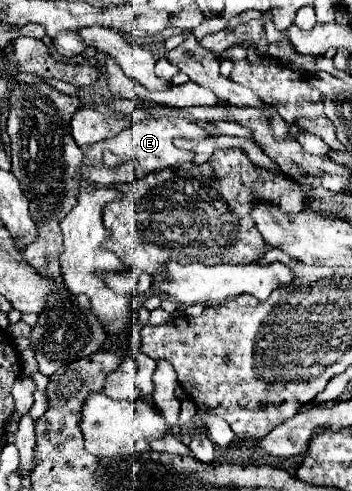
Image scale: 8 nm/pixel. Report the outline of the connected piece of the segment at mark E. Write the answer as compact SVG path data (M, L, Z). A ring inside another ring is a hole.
M176 111L162 113L162 117L156 117L156 119L150 119L150 121L132 123L130 129L124 129L120 135L116 135L112 139L106 139L102 143L94 143L94 145L90 145L86 149L84 161L92 163L90 181L104 183L104 185L110 185L110 183L130 183L130 181L136 181L140 177L146 177L150 171L158 171L158 169L174 167L174 165L180 165L180 163L186 163L186 161L194 161L194 153L192 151L186 151L186 149L180 149L180 147L174 145L174 139L178 139L178 137L198 141L198 139L210 137L210 133L204 131L198 123L188 121L186 117L178 115ZM104 149L110 149L112 153L122 157L122 165L118 169L112 171L112 169L106 169L100 163Z

